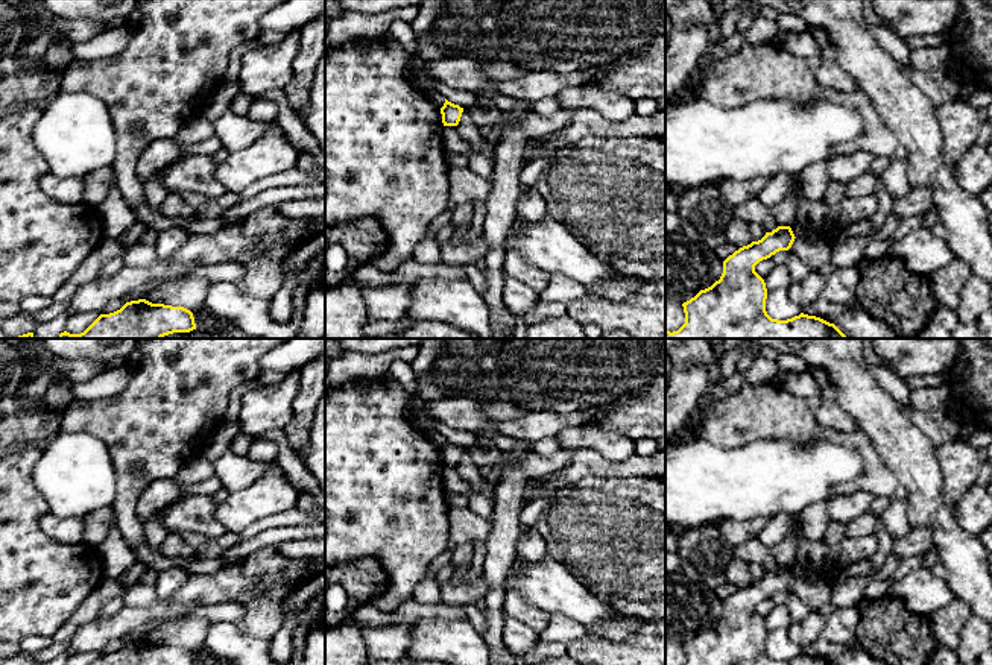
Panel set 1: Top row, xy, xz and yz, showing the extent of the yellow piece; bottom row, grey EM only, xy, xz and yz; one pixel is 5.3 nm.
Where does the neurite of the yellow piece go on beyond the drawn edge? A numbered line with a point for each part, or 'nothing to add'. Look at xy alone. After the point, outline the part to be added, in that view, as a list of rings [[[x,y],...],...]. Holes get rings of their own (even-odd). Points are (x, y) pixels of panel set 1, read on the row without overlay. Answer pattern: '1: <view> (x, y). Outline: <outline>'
nothing to add

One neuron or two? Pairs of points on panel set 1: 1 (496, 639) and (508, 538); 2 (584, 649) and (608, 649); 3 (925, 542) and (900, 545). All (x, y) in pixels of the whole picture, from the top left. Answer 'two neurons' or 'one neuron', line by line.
1: one neuron
2: one neuron
3: one neuron

